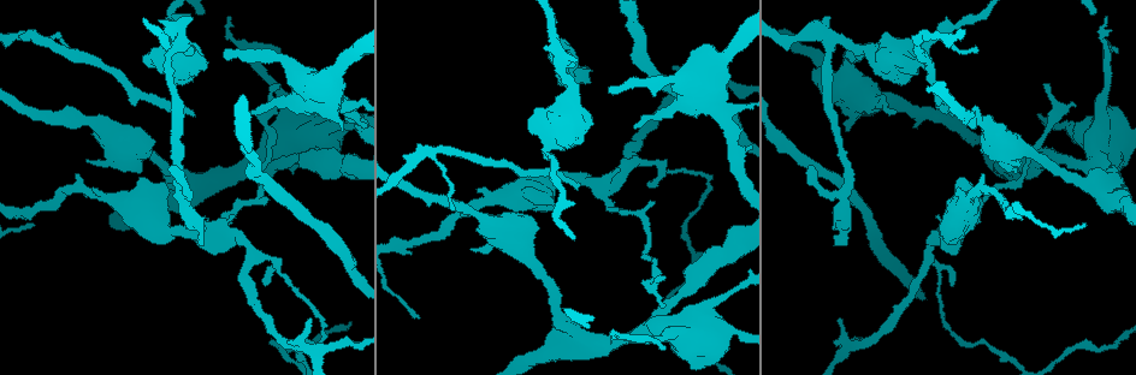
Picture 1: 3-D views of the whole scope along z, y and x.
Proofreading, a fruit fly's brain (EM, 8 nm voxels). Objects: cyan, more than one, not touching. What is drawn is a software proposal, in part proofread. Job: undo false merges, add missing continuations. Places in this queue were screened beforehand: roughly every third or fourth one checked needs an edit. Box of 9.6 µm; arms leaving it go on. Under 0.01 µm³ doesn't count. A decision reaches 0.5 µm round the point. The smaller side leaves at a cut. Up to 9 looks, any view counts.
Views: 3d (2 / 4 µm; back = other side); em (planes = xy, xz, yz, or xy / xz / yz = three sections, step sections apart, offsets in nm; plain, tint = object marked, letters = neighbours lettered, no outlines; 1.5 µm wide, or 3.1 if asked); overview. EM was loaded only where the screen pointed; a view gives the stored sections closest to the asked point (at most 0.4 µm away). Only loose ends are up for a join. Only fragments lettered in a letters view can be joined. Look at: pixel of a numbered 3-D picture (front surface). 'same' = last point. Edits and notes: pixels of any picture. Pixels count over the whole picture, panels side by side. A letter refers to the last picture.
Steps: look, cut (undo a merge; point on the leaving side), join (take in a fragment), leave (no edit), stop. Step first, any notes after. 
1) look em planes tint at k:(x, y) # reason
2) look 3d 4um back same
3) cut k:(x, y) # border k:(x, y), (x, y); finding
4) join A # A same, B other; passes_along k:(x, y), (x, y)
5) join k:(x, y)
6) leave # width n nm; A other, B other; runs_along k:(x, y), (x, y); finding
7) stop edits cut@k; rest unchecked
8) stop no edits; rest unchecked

look 3d 2um at 1:(1082, 226) # tapers out

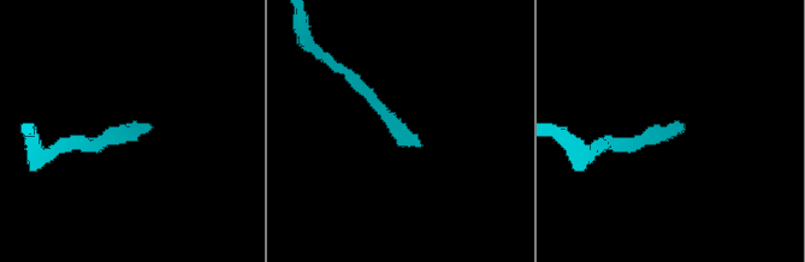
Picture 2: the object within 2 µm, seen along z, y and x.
look em planes letters at 2:(149, 124) # shape alone is not enough

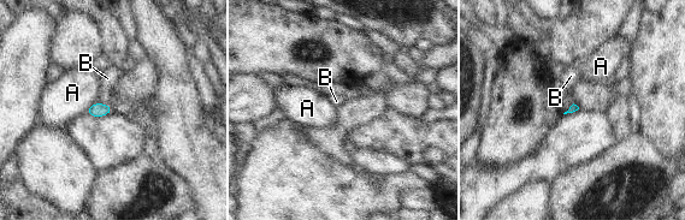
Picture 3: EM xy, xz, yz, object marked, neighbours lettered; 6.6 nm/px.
leave # A other, B other; border 3:(98, 101), (108, 105); none of them fits

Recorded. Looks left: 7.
look em planes plain at 1:(452, 208) # thin end

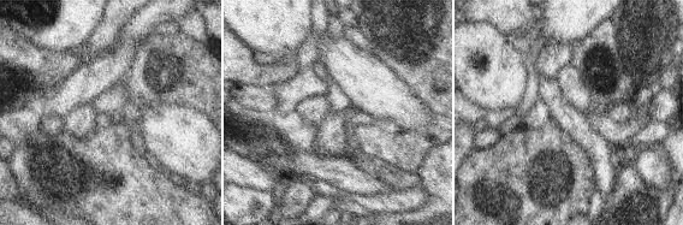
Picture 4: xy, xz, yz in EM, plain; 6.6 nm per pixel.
look em planes letters same

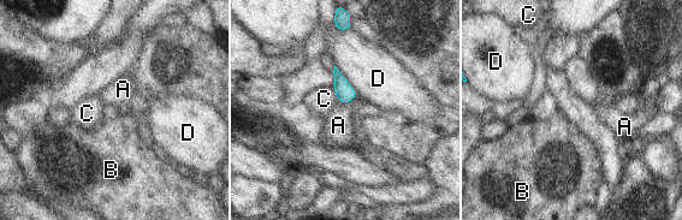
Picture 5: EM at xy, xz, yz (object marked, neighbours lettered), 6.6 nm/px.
leave # A other, B other, C other, D other; border 5:(355, 97), (340, 103); none of them fits

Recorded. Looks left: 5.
look 3d 2um at 1:(193, 114) # free end

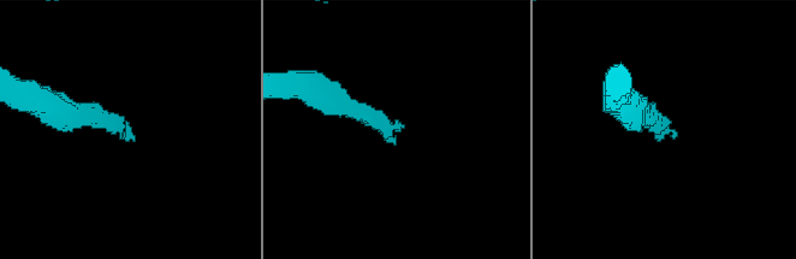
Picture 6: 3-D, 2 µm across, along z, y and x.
look em yz step 8 letters at 6:(123, 133) # need the tissue

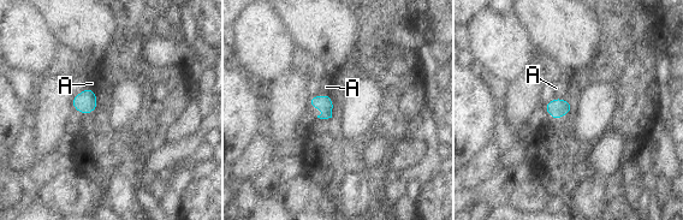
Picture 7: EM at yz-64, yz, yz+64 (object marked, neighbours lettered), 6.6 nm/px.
look em planes letters same # another direction

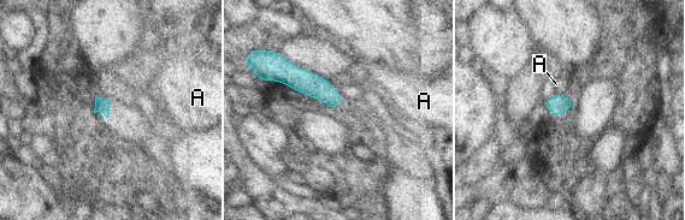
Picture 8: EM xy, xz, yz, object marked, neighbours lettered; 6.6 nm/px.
leave # longest_contact A 60 nm; A other; no lettered fragment goes on from it

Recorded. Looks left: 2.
look em planes letters at 1:(832, 40) # side arm on a straight run

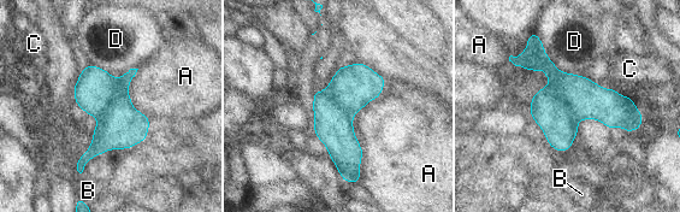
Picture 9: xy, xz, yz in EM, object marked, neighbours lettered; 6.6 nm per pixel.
cut 9:(549, 110) # width 300 nm; A other, B other, C other, D other; a second neuron is stuck on

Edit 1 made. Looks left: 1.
stop edits cut@9; rest unchecked

